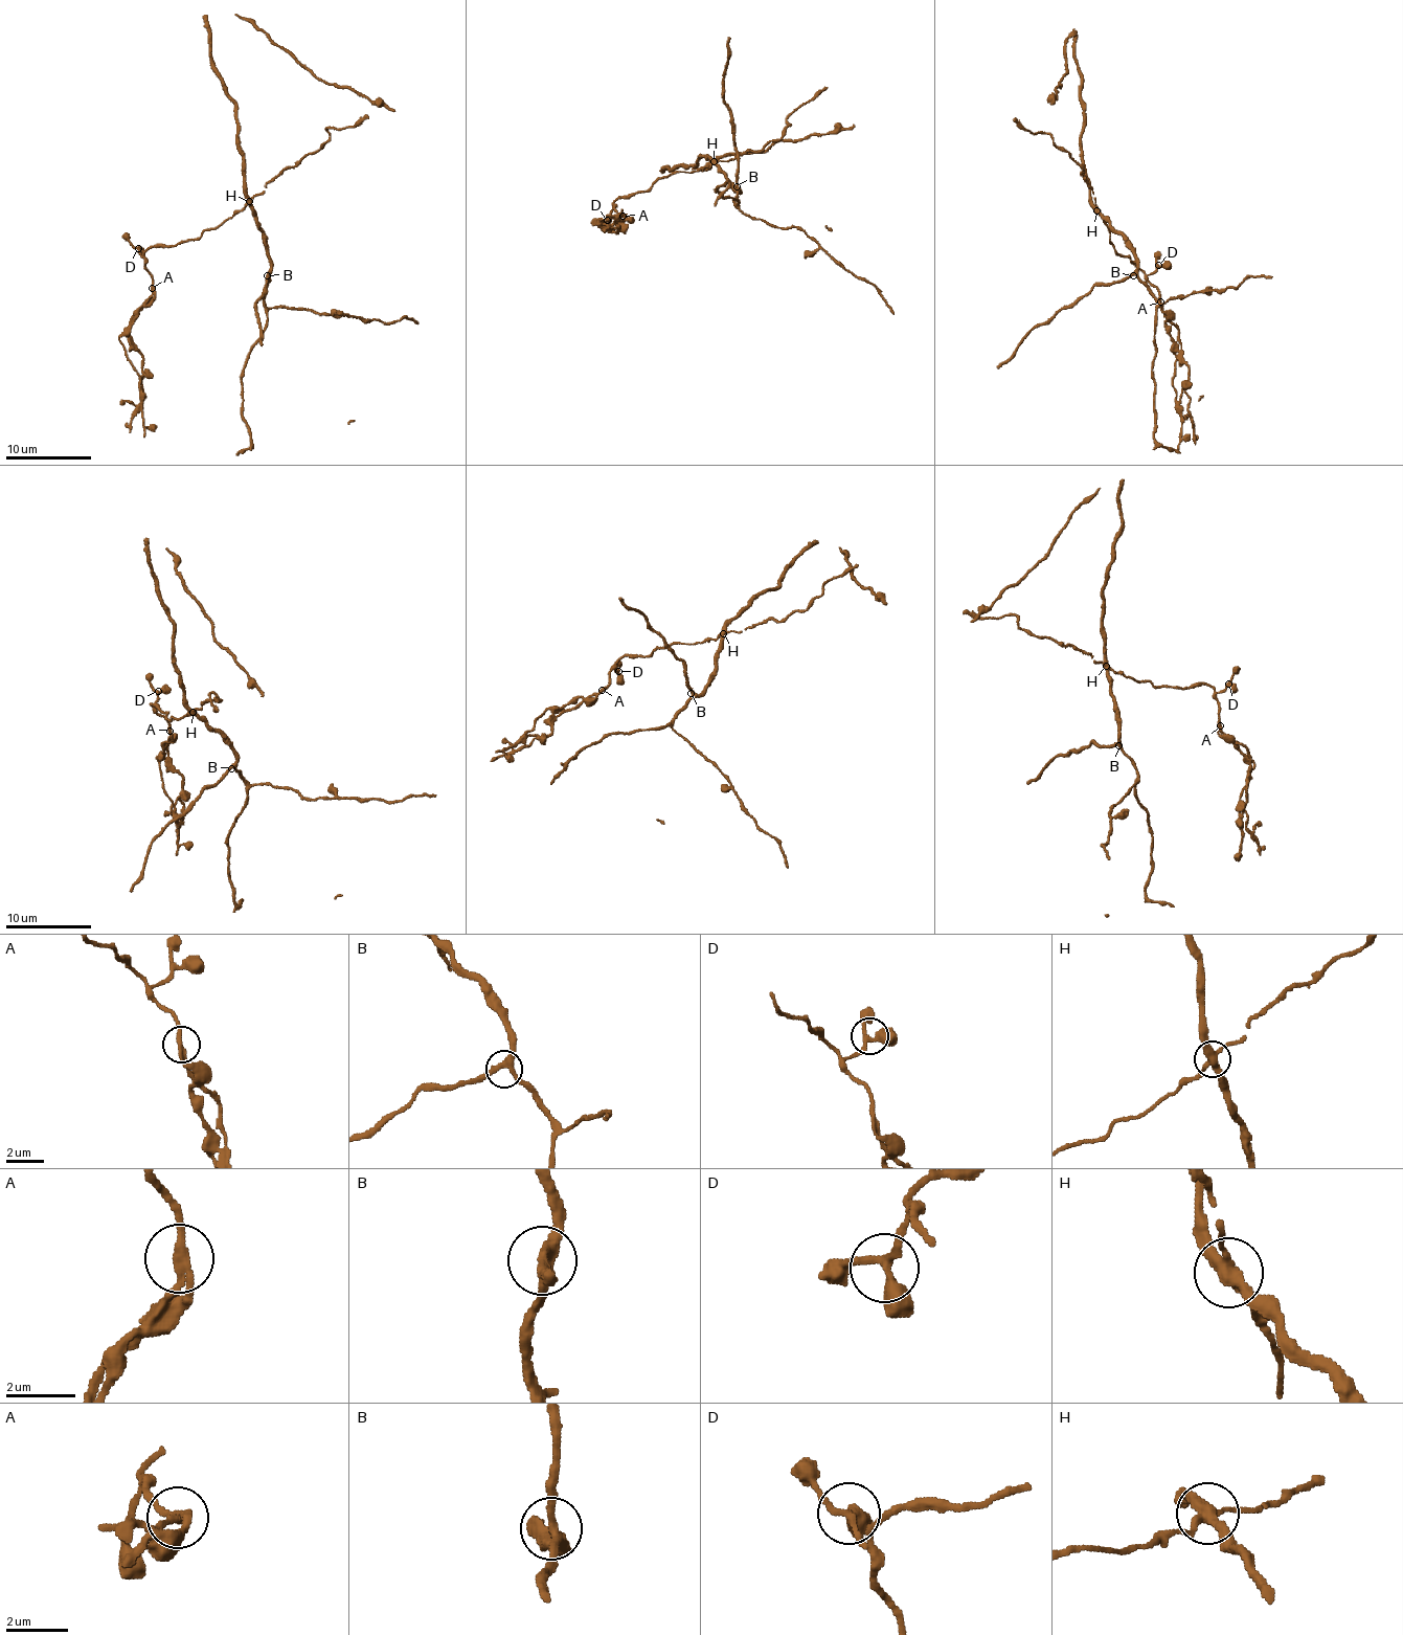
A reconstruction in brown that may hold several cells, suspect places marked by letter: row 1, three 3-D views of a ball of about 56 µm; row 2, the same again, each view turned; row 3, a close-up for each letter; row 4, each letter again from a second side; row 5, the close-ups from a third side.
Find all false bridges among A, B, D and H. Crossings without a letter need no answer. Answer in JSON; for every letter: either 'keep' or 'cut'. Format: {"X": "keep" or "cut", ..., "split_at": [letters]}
{"A": "cut", "B": "keep", "D": "keep", "H": "cut", "split_at": ["A", "H"]}

